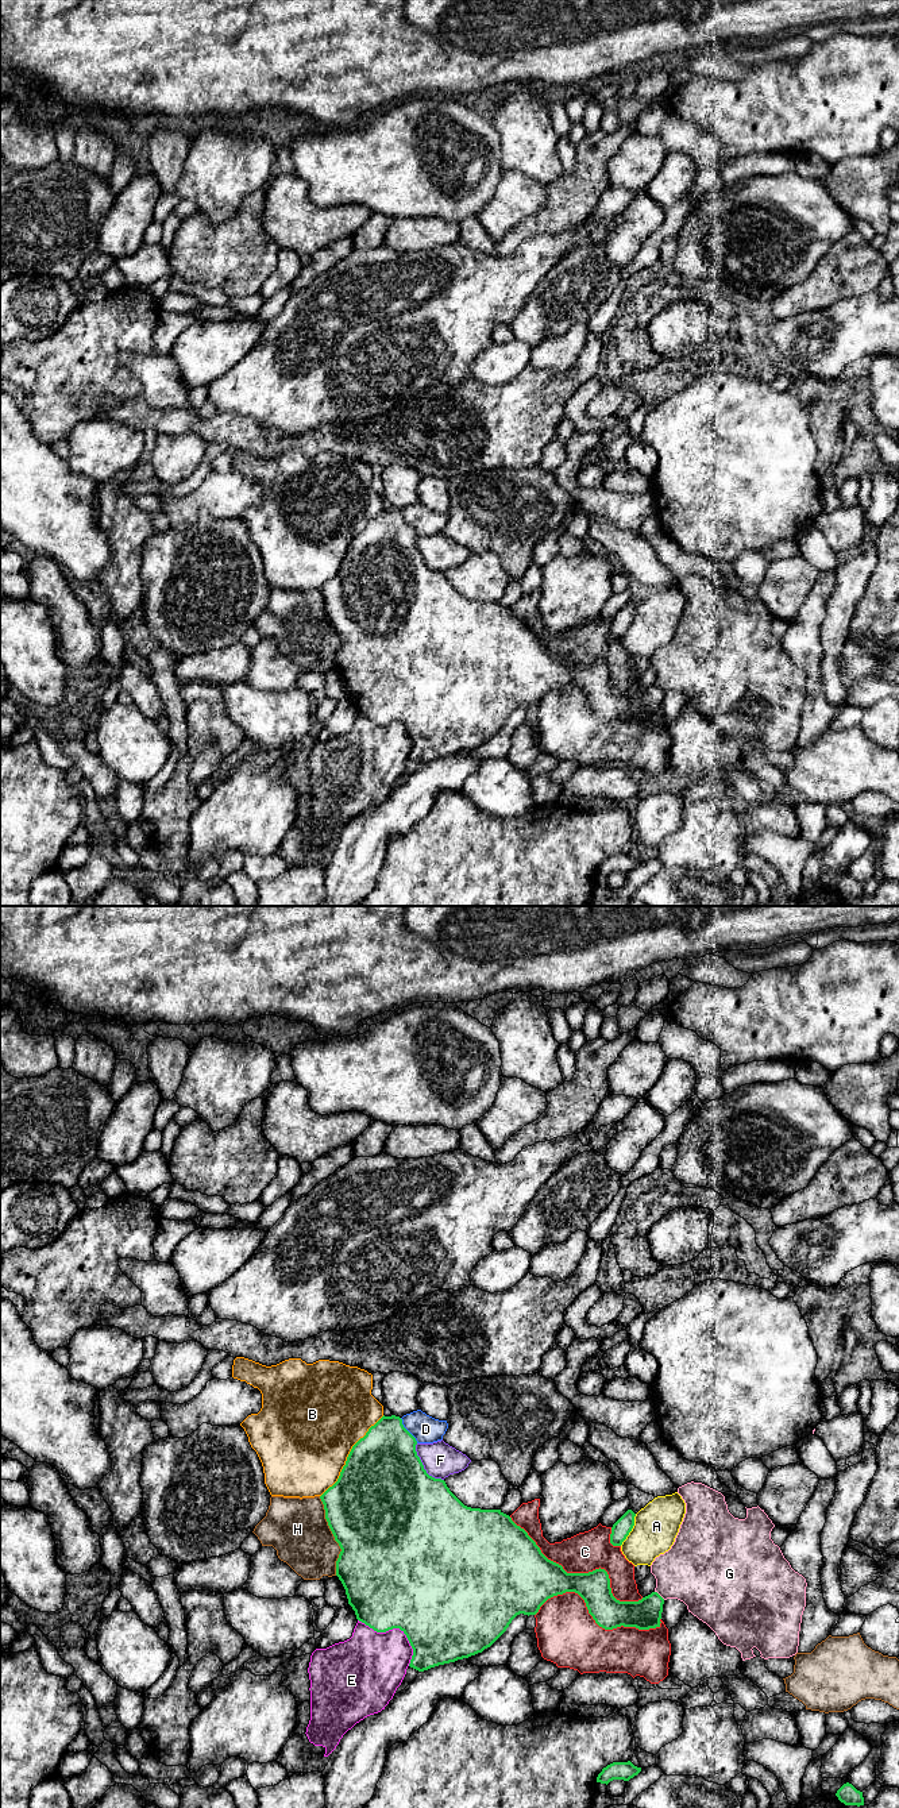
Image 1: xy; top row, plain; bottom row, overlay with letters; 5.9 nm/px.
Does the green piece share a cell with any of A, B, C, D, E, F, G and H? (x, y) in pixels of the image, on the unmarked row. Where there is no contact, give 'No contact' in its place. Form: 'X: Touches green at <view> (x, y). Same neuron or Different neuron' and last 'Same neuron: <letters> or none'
A: Touches green at xy (631, 623). Different neuron
B: Touches green at xy (348, 548). Different neuron
C: Touches green at xy (582, 666). Different neuron
D: Touches green at xy (406, 523). Different neuron
E: Touches green at xy (397, 720). Different neuron
F: Touches green at xy (423, 559). Different neuron
G: Touches green at xy (659, 687). Different neuron
H: Touches green at xy (334, 628). Different neuron
Same neuron: none

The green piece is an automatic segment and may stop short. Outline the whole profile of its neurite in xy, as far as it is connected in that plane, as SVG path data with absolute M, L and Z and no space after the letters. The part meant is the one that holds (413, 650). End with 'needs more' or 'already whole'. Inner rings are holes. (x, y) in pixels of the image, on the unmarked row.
M382 509L351 541L337 574L321 589L325 612L342 644L336 668L342 674L356 712L377 725L400 721L408 730L413 748L409 759L424 764L431 760L468 751L490 740L520 708L536 708L551 690L578 686L595 716L605 721L660 720L664 691L657 686L638 694L620 694L610 681L605 662L589 666L567 666L548 652L512 610L501 602L464 598L441 571L427 566L416 544L416 531L404 520L400 509Z | already whole

